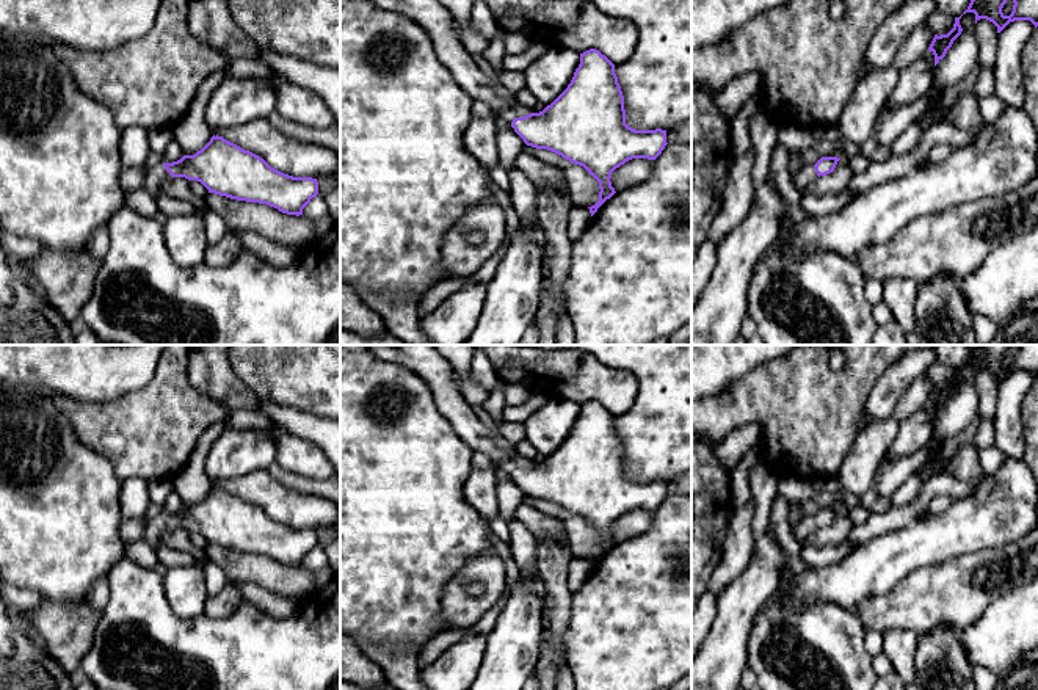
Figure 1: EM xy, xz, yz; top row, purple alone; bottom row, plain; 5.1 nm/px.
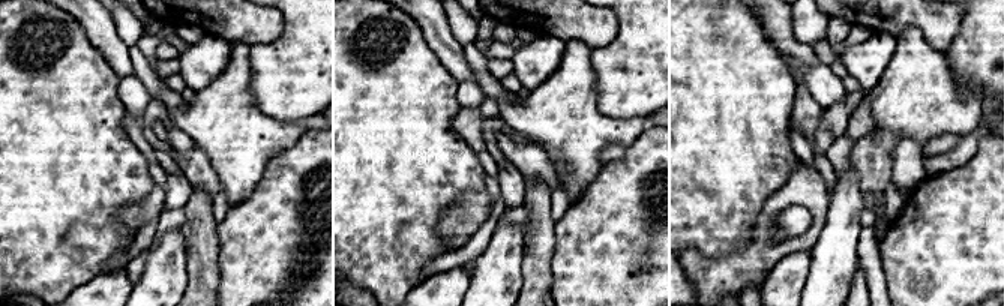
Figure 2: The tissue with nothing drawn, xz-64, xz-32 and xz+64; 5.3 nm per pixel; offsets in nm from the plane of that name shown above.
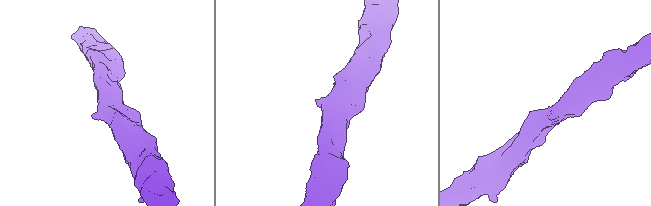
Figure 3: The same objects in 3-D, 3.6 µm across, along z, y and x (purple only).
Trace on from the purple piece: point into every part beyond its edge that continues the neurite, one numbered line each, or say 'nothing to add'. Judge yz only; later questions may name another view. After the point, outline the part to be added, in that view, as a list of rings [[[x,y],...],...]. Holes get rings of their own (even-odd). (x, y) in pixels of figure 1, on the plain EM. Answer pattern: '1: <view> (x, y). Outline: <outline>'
1: yz (806, 527). Outline: [[[804,516],[800,524],[792,530],[795,541],[803,547],[808,547],[808,538],[817,530],[814,516]]]

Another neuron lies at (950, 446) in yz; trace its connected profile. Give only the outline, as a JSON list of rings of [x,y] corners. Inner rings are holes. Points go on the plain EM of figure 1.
[[[975,416],[972,422],[956,436],[949,438],[941,445],[941,453],[936,461],[925,466],[920,472],[920,478],[928,481],[931,477],[947,472],[947,466],[952,461],[953,455],[964,445],[974,444],[975,431],[982,419]]]

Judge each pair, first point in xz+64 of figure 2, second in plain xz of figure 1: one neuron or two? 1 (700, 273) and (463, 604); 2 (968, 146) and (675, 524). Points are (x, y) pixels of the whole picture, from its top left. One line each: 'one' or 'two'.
1: one
2: two

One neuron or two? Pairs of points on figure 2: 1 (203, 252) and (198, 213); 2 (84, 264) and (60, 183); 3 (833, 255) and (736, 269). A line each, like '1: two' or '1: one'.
1: one
2: one
3: two

